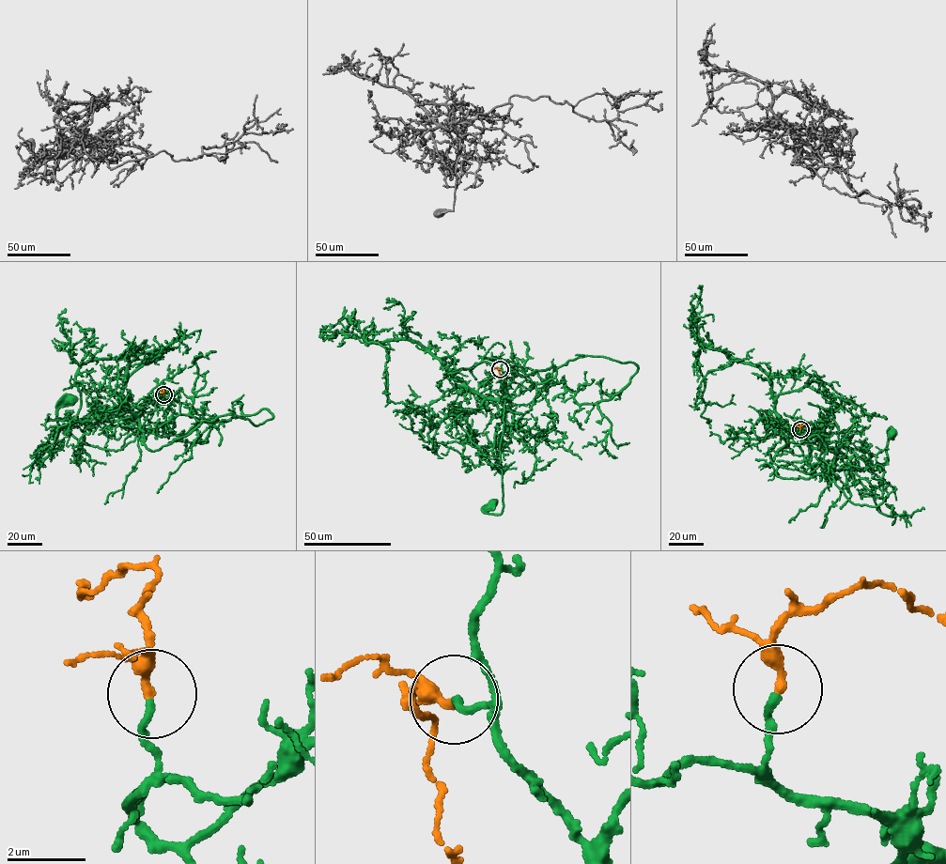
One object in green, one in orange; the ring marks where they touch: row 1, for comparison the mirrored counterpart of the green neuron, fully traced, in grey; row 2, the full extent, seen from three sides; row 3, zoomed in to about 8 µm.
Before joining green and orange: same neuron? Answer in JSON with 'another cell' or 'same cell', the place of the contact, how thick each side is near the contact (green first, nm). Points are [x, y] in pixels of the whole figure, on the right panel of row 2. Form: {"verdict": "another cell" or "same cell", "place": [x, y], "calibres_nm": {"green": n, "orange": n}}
{"verdict": "same cell", "place": [800, 429], "calibres_nm": {"green": 170, "orange": 280}}

